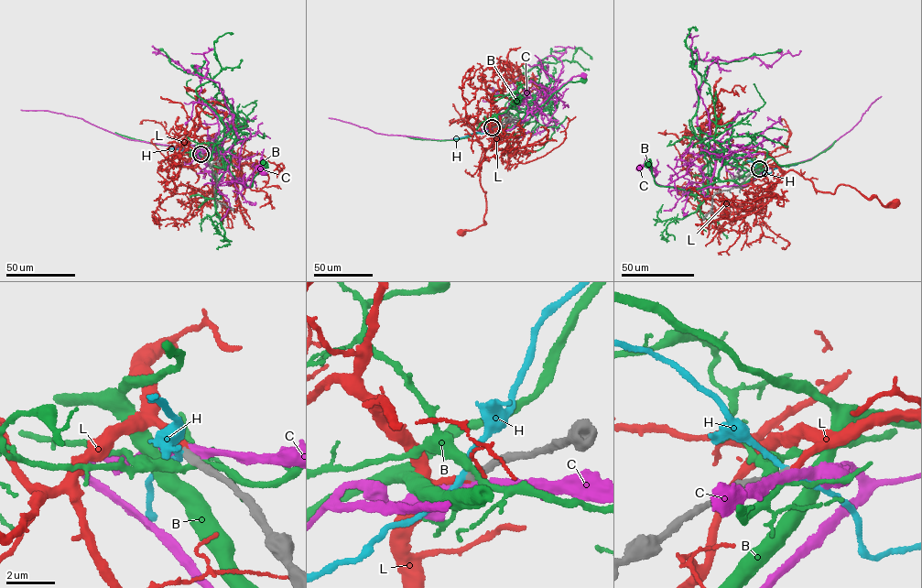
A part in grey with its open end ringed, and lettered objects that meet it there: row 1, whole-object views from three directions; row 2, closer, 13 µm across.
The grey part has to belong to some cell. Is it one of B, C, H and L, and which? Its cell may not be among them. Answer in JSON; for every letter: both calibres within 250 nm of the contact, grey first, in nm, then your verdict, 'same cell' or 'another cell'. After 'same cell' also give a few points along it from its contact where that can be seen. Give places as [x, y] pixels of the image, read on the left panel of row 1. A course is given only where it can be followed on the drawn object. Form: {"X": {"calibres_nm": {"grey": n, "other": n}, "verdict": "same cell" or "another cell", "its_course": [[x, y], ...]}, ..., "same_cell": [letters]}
{"B": {"calibres_nm": {"grey": 400, "other": 240}, "verdict": "another cell"}, "C": {"calibres_nm": {"grey": 320, "other": 360}, "verdict": "another cell"}, "H": {"calibres_nm": {"grey": 320, "other": 220}, "verdict": "another cell"}, "L": {"calibres_nm": {"grey": 320, "other": 280}, "verdict": "same cell", "its_course": [[200, 154], [207, 141], [218, 147], [231, 137], [231, 127], [247, 121], [241, 128], [232, 125]]}, "same_cell": ["L"]}

